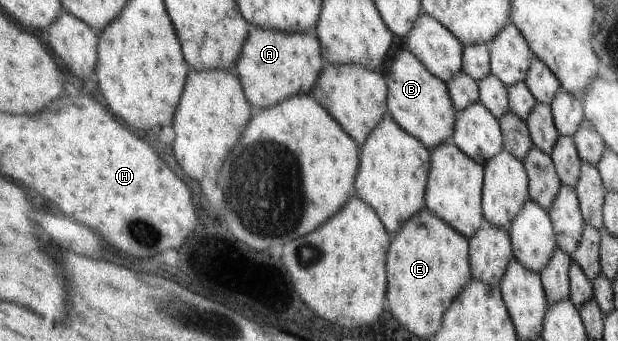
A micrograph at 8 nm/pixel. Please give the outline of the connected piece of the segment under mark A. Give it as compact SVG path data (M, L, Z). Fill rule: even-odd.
M252 24L250 25L249 38L245 41L245 46L234 71L241 79L248 99L253 104L255 111L259 111L277 106L293 97L310 95L326 66L327 64L323 59L321 40L318 39L315 32L288 33L266 30Z

